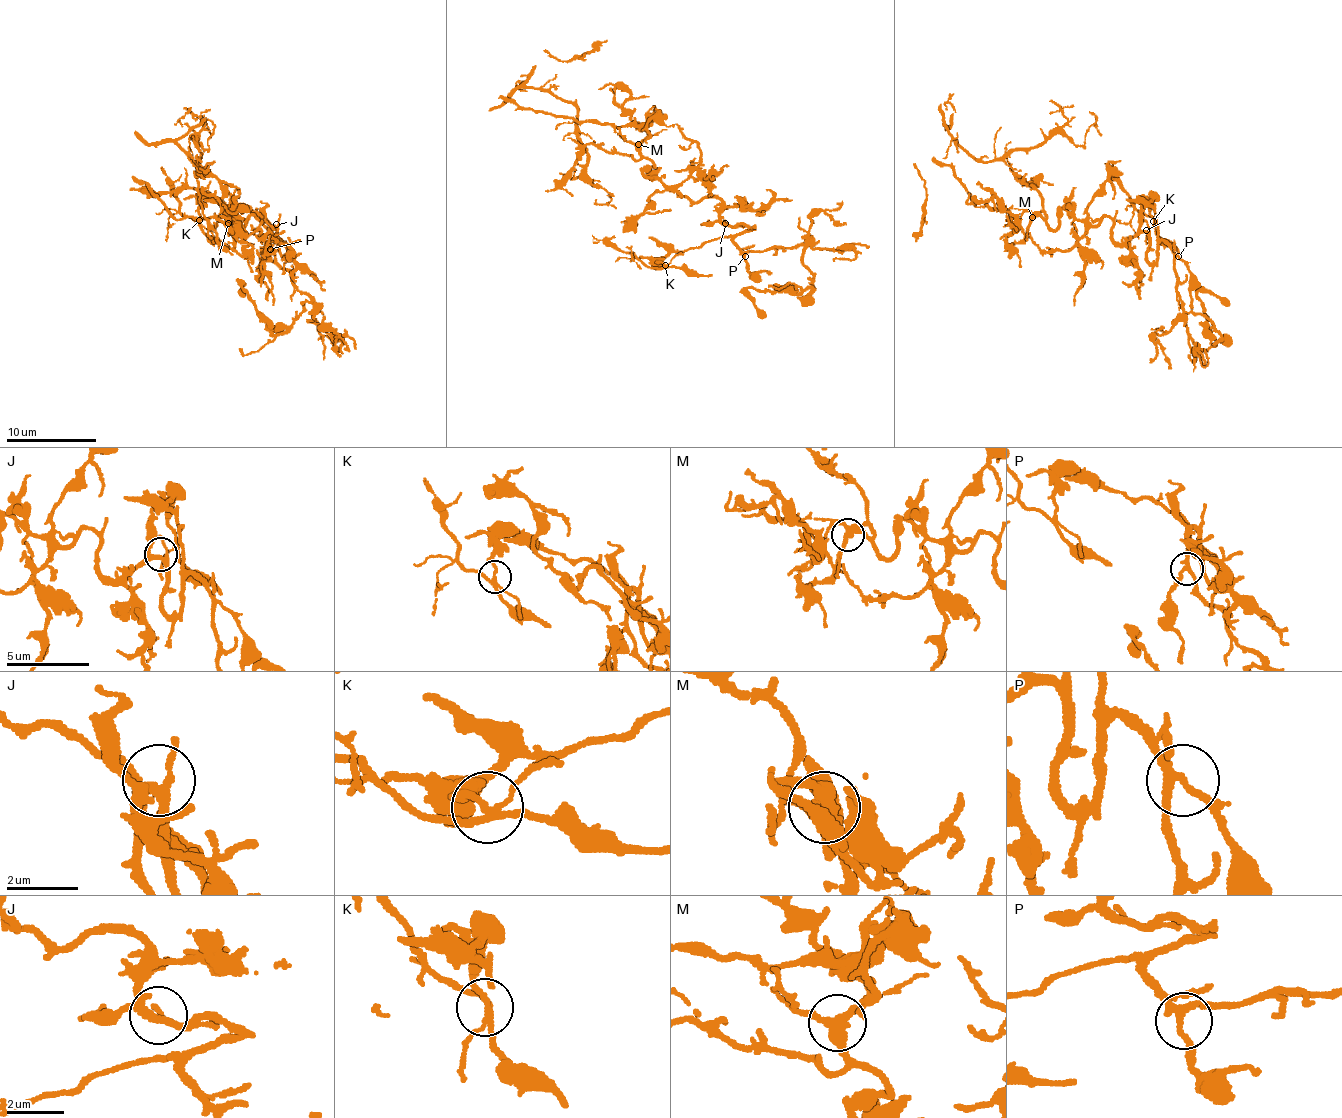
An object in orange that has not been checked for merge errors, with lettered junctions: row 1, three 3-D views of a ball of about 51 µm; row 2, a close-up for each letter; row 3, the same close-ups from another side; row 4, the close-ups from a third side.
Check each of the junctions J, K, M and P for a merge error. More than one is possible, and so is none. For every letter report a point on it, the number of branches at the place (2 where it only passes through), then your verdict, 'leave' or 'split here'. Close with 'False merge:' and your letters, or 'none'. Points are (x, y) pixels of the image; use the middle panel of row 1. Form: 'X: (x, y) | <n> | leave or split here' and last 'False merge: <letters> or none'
J: (725, 223) | 4 | leave
K: (665, 265) | 4 | split here
M: (638, 144) | 3 | split here
P: (745, 256) | 3 | leave
False merge: K, M

